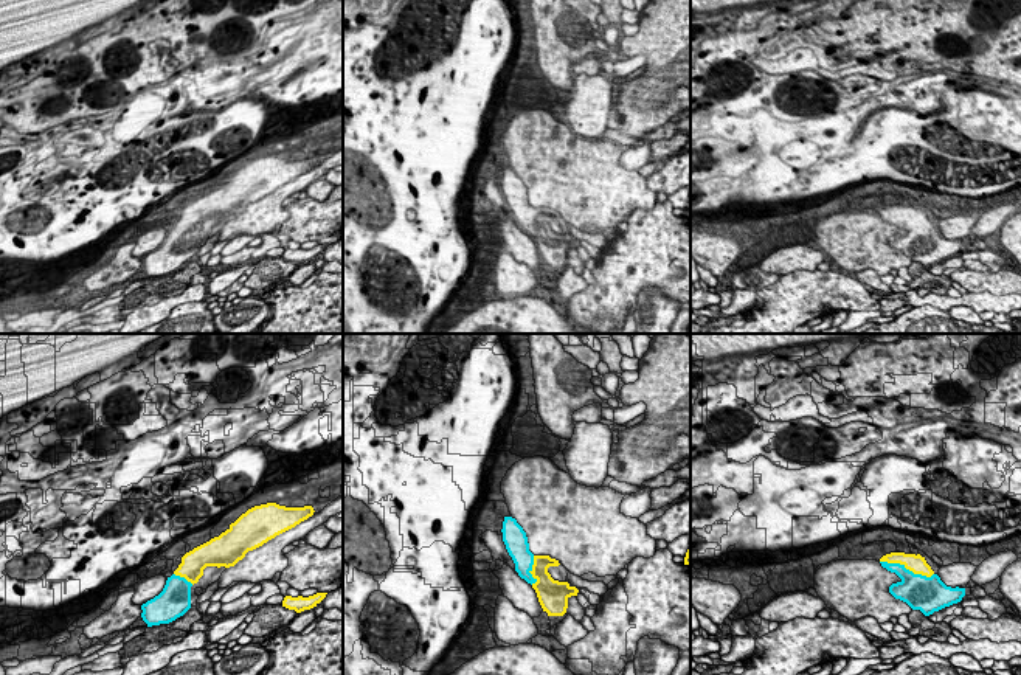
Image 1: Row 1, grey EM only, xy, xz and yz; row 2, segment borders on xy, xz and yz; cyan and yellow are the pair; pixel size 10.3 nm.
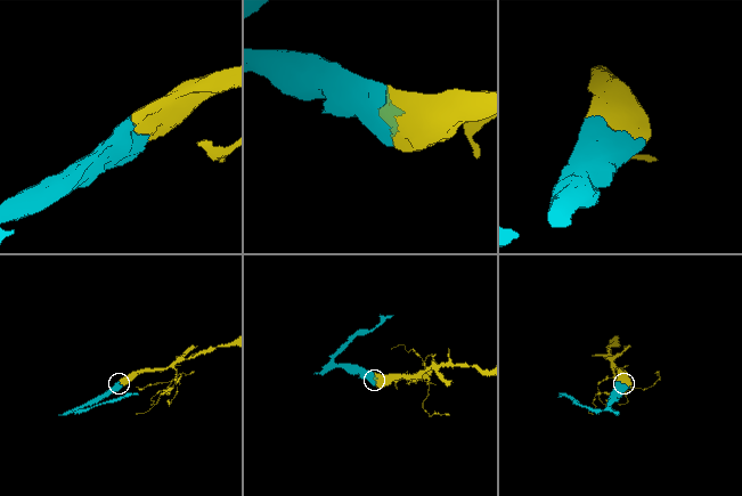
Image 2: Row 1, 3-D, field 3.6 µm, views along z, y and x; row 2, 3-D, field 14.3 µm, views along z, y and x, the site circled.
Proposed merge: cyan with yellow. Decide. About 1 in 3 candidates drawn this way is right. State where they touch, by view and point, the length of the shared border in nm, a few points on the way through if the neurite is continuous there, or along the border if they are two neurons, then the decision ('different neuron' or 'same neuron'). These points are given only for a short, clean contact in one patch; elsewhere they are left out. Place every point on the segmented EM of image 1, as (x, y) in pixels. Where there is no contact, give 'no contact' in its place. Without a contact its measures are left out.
contact yz (905, 568); length 600 nm; same neuron

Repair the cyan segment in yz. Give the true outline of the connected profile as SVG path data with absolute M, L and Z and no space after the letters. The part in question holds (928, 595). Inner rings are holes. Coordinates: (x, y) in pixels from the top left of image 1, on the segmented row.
M891 552L880 563L902 579L889 587L889 593L925 616L957 604L965 596L965 588L947 587L920 554Z

